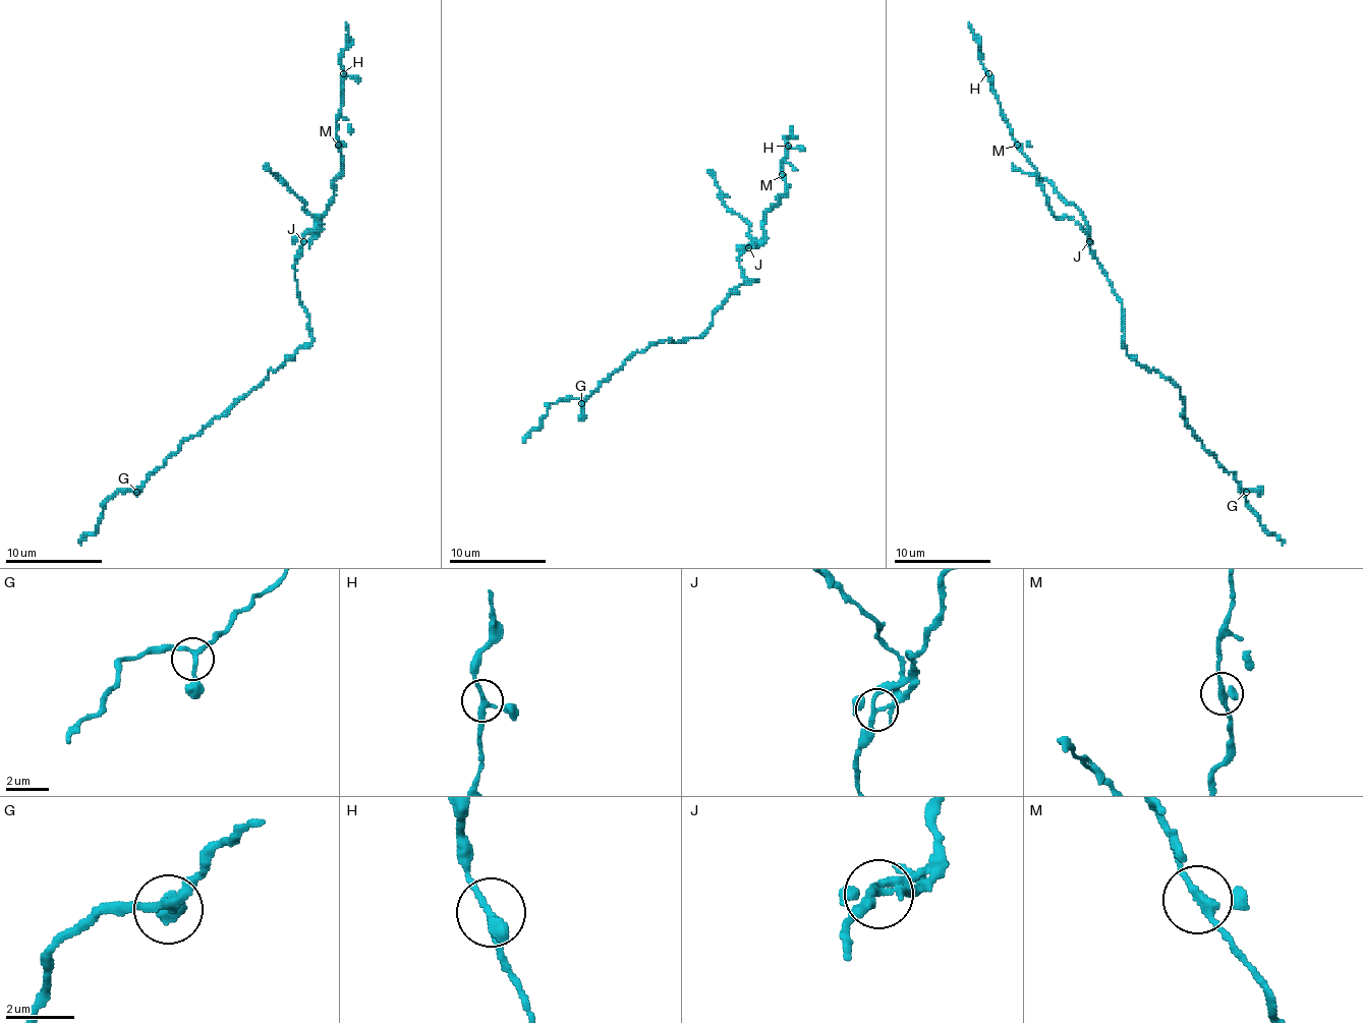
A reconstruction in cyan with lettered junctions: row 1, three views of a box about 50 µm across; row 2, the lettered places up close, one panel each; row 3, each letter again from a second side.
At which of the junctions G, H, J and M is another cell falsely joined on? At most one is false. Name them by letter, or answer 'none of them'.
J

